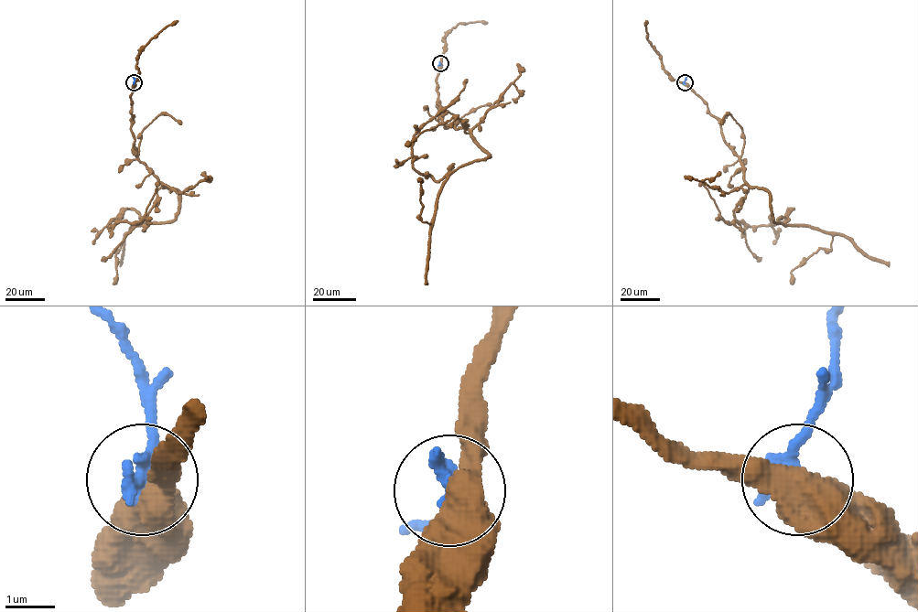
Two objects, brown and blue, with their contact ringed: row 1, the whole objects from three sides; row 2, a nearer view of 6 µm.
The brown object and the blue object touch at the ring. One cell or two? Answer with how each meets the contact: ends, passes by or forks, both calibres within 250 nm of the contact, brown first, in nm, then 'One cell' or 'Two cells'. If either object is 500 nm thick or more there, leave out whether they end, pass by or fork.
Thickness 600 nm (brown) against 360 nm. Two cells

